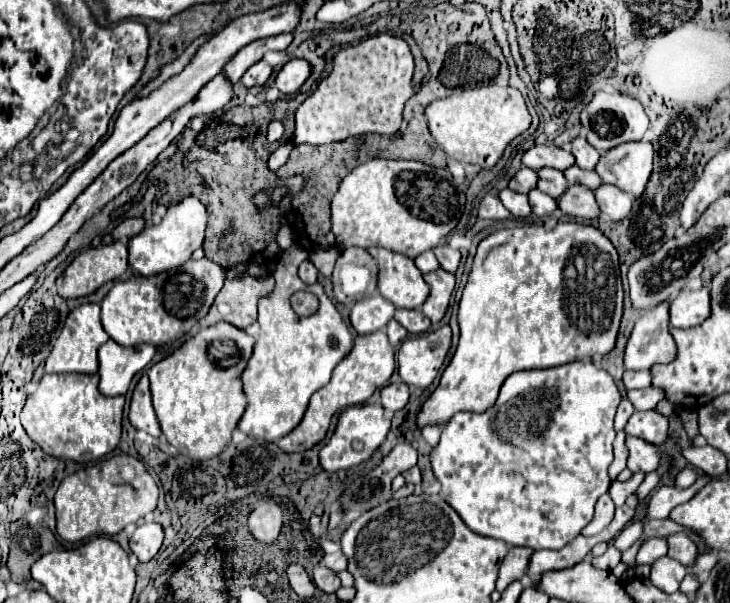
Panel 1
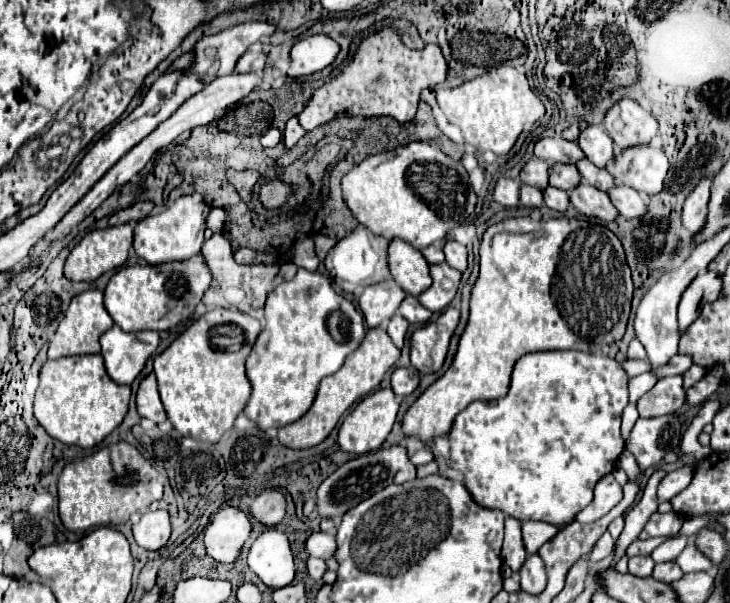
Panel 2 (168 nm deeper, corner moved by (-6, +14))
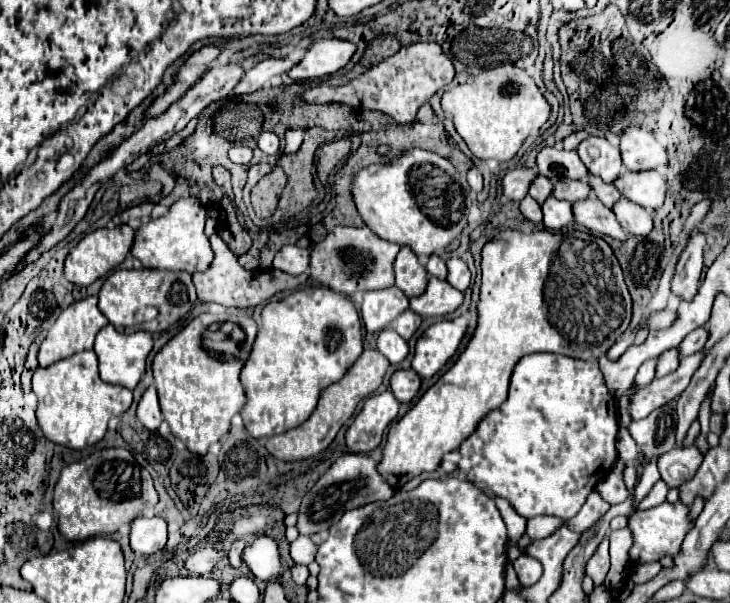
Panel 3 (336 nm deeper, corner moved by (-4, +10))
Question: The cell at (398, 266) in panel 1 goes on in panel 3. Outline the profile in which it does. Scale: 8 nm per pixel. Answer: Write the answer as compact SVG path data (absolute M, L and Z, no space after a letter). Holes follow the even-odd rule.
M404 246L394 262L394 272L396 272L396 286L408 296L420 296L426 290L428 284L428 272L426 268L418 262L416 254Z

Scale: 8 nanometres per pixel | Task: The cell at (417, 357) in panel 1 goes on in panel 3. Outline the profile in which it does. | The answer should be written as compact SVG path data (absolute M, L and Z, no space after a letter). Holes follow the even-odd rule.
M458 316L432 324L416 342L412 368L422 378L432 378L458 350L468 328L468 318Z

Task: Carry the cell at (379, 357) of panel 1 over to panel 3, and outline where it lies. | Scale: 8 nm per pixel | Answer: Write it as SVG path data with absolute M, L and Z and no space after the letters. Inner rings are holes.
M364 350L362 356L352 364L352 368L344 374L344 378L336 384L330 384L328 388L322 390L320 394L320 400L318 400L318 406L316 410L312 412L312 416L300 424L298 428L294 430L288 430L284 434L278 434L278 436L270 436L266 440L266 450L276 458L276 460L284 460L284 462L294 462L294 460L304 460L304 458L312 458L316 456L318 452L326 450L332 440L336 438L338 430L348 422L348 418L354 414L356 406L368 398L380 384L382 384L382 378L388 370L390 362L380 356L378 350Z

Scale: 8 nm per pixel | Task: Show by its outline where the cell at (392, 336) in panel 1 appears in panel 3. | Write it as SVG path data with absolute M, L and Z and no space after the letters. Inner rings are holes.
M384 328L378 334L376 348L390 360L390 364L400 364L408 356L408 344L394 328Z

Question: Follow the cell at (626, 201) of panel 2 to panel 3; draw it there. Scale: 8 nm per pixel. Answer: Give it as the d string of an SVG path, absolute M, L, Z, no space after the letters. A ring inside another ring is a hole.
M620 198L618 204L612 208L620 226L632 234L632 236L648 236L652 230L652 216L640 208L638 204L632 204L630 200Z

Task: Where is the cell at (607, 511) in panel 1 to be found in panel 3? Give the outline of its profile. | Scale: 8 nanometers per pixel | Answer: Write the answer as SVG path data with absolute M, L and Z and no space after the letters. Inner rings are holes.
M610 472L606 478L602 478L596 488L600 488L600 494L604 496L604 500L608 504L620 504L628 498L628 490L624 486L622 476L616 476L614 472Z

